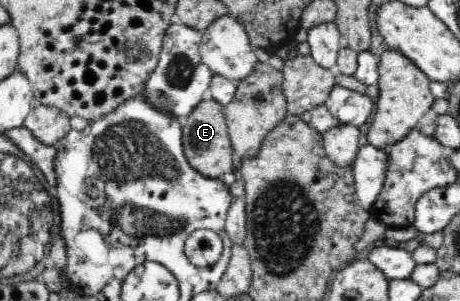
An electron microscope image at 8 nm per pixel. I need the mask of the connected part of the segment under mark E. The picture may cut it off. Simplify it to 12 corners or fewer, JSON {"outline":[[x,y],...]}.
{"outline":[[202,100],[183,119],[182,147],[205,178],[233,172],[224,107]]}

